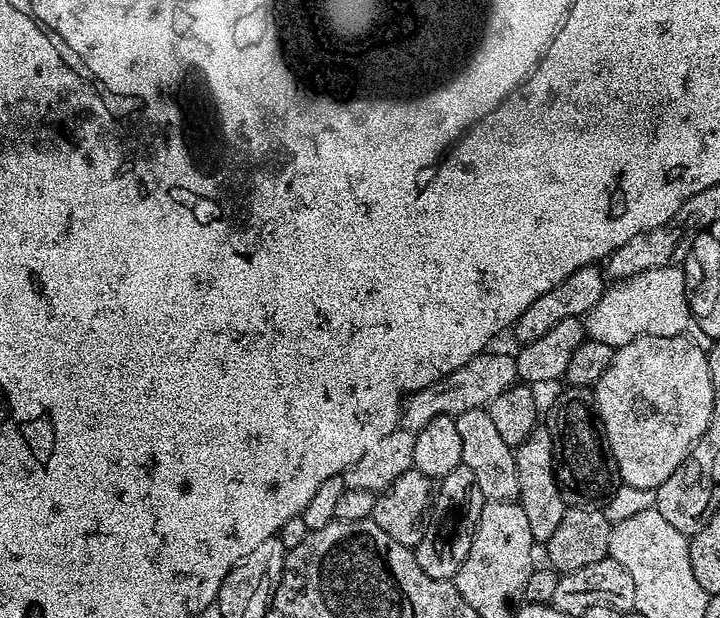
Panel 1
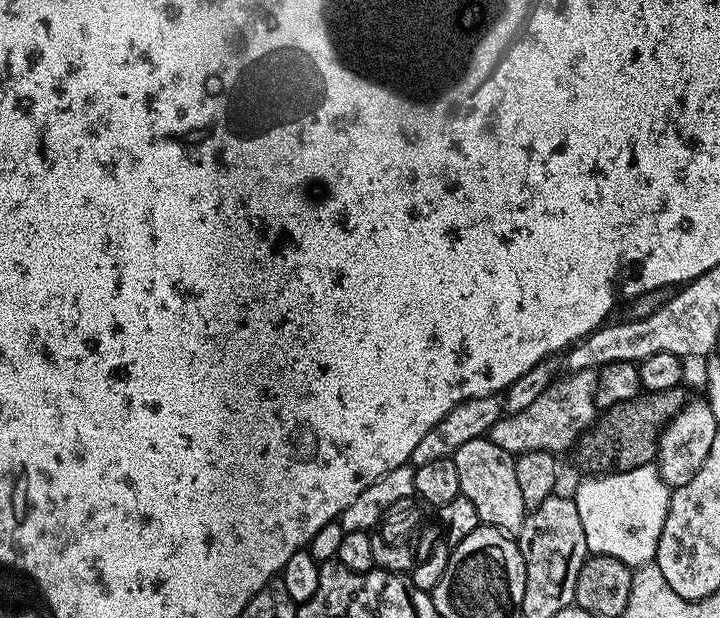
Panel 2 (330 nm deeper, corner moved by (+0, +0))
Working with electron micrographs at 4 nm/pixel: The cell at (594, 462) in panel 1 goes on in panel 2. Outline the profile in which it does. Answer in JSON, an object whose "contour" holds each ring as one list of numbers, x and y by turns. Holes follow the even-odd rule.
{"contour":[[683,387,665,392,645,392,603,409,592,425,577,437,574,445,576,464,589,477,606,476,610,472,629,472,652,464,660,434,665,424,684,407,686,397]]}

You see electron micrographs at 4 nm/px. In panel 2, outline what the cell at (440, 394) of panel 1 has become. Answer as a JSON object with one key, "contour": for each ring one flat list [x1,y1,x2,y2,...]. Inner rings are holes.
{"contour":[[595,371,573,372,565,375,565,380,561,378,553,379,550,387,542,390,530,406,524,410,518,410,511,414,505,414,500,417,498,422,488,431,487,439,494,442,494,446,502,446,502,450,513,454,529,452,530,450,542,450,553,454,561,454,575,445,577,437,592,425,593,420,598,415,598,376]]}

